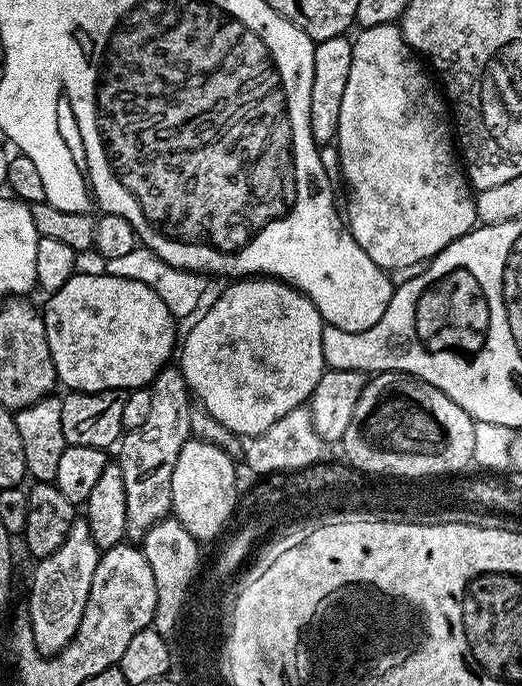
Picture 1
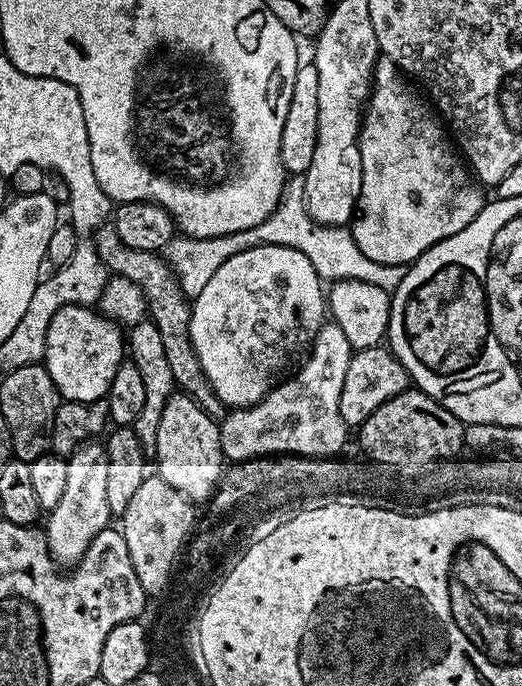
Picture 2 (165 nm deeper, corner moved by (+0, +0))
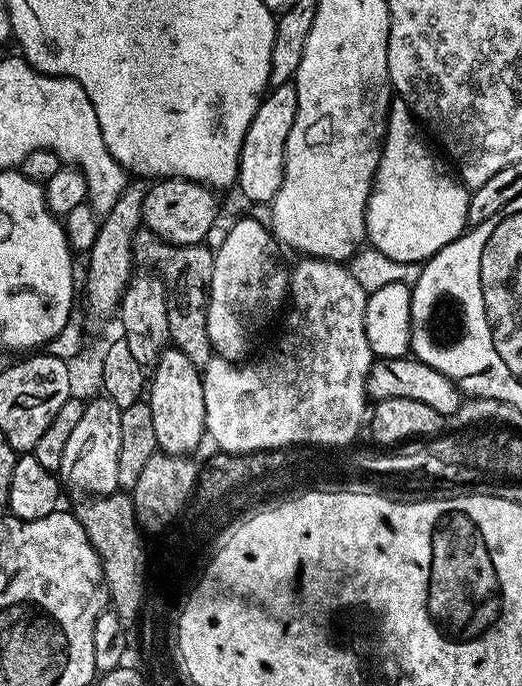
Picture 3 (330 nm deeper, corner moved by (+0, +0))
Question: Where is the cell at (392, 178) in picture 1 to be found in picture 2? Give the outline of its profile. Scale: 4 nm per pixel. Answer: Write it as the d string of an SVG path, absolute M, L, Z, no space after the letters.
M377 59L372 95L360 126L360 203L350 224L358 250L366 258L405 266L439 240L458 234L486 203L481 185L454 147L441 117L419 91L412 92L408 83L409 77L395 62Z

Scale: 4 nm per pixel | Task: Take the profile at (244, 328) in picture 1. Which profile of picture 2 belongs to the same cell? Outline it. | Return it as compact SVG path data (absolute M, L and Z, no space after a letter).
M254 246L250 250L242 250L242 254L234 254L234 258L229 261L222 262L222 266L218 266L218 271L210 277L210 282L206 282L202 294L198 294L191 301L191 306L190 338L194 342L198 362L202 362L202 370L206 370L206 378L210 378L210 386L214 386L214 394L218 394L218 398L222 398L222 402L229 409L249 408L260 403L272 391L274 381L285 375L284 368L291 369L311 349L321 324L326 320L326 288L314 266L310 266L310 258L306 258L302 250L290 250L286 246Z

